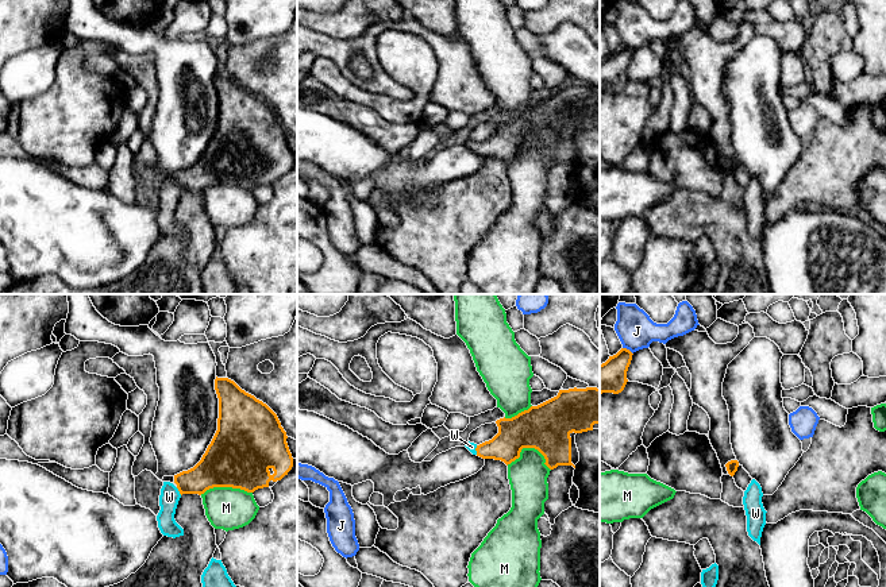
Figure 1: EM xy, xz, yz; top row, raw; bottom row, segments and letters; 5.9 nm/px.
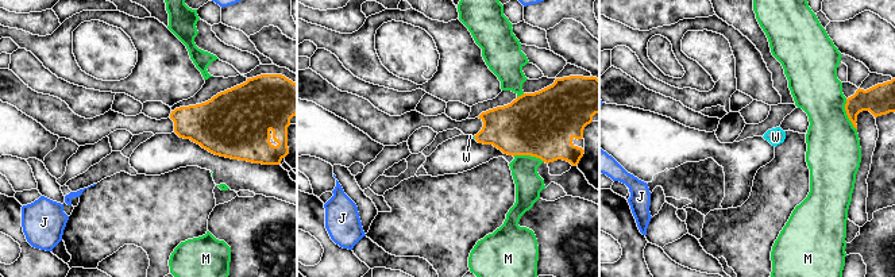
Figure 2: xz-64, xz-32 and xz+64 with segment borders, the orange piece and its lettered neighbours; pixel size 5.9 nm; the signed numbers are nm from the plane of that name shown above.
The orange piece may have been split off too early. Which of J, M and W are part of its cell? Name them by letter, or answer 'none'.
W

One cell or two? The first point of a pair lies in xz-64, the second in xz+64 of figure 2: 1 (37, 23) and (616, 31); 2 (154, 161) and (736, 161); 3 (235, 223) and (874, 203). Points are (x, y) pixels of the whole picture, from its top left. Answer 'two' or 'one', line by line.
1: two
2: one
3: two

